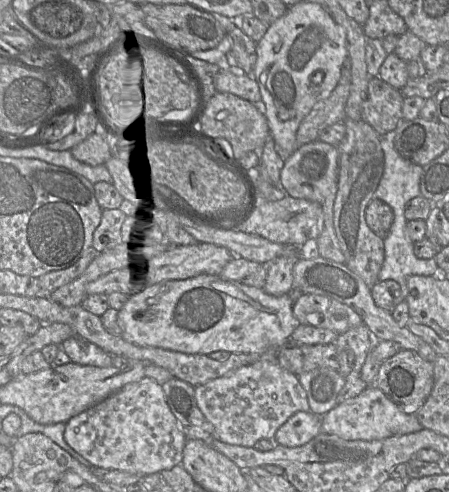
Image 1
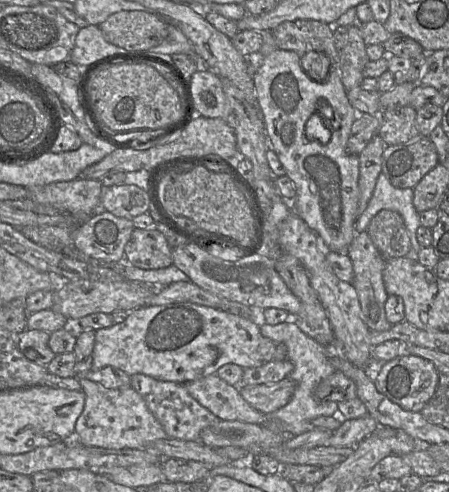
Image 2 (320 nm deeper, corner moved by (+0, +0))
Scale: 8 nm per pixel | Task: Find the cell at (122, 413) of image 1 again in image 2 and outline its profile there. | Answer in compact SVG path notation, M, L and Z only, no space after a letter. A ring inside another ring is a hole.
M80 377L79 381L85 393L85 404L75 424L75 439L83 446L107 450L146 449L150 443L168 438L143 397L132 386L108 389L85 377Z

